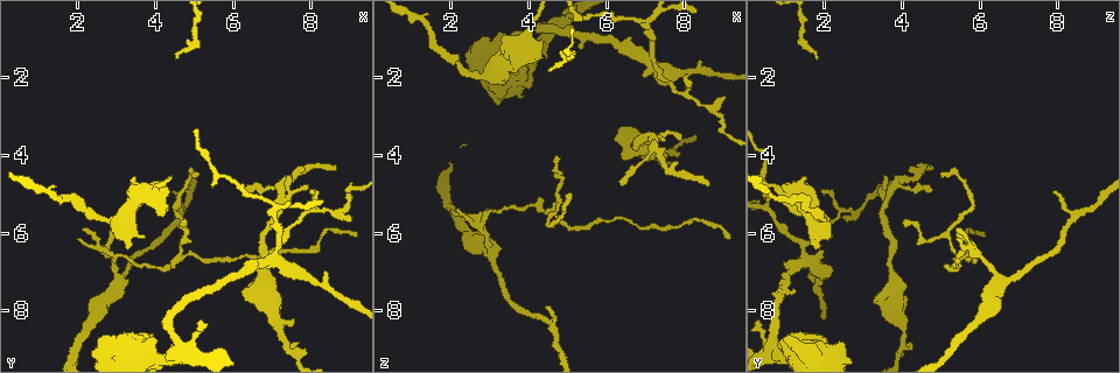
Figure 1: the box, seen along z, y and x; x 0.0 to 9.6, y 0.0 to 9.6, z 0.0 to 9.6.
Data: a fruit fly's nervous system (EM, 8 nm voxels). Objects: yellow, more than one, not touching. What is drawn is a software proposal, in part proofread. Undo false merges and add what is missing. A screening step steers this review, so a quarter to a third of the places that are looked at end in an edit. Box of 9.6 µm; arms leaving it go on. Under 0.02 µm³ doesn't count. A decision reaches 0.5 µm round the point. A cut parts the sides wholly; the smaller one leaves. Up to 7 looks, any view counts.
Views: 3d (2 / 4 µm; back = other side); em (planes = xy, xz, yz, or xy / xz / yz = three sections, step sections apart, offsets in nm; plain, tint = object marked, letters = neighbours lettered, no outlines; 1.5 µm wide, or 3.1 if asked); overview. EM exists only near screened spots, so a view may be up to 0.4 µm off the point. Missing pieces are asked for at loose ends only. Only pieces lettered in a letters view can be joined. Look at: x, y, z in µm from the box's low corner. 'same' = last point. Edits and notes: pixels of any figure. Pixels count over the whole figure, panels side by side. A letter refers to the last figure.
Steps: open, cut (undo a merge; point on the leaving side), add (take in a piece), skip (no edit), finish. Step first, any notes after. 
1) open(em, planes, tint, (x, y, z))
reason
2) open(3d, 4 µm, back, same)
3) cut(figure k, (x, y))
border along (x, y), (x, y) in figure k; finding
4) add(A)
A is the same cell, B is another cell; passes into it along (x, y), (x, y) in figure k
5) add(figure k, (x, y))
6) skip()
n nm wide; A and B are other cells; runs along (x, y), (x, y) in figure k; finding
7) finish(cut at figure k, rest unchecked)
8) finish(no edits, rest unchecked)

open(3d, 4 µm, (4.50, 6.75, 5.45))
three-way junction

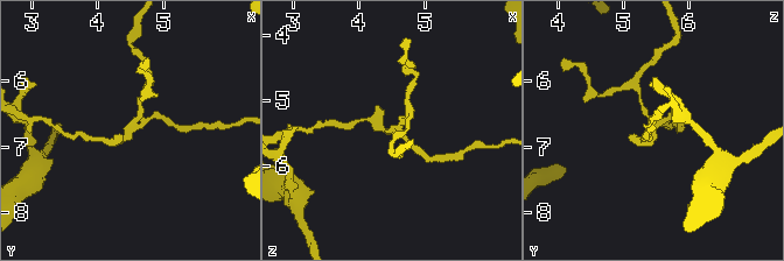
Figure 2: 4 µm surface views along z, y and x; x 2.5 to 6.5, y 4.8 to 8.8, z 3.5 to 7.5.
open(em, planes, letters, (4.50, 6.75, 5.45))
3 arms

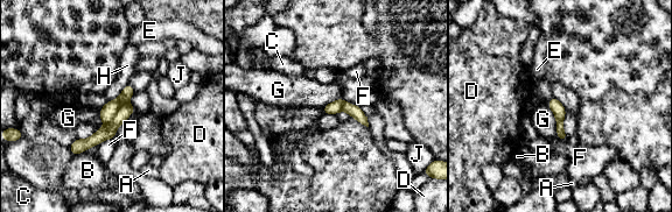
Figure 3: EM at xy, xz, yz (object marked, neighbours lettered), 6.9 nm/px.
skip()
90 nm wide; A, B, C, D, E, F, G, H and J are other cells; border along (546, 103), (555, 120), (557, 135) in figure 3; continuous, no second neuron

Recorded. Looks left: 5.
open(em, planes, letters, (6.35, 7.65, 3.30))
stops while still wide

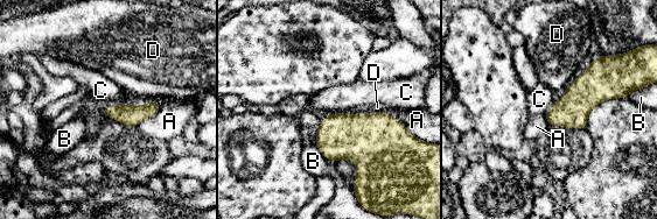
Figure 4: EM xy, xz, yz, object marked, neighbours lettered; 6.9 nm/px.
skip()
A, B, C and D are other cells; border along (147, 101), (114, 104), (104, 107) in figure 4; none of them fits

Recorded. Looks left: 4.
open(em, planes, plain, (7.95, 4.75, 3.50))
tapers out

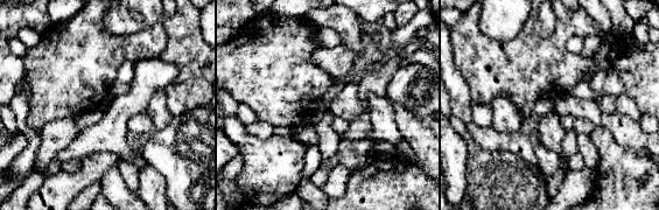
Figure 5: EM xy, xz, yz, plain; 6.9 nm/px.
open(em, planes, letters, same)
what lies round it

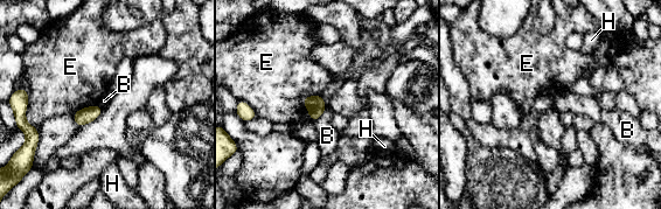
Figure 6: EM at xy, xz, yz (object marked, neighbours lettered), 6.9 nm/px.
skip()
E touches over 300 nm; B, E and H are other cells; none of them fits

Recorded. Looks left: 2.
finish(no edits, rest unchecked)

